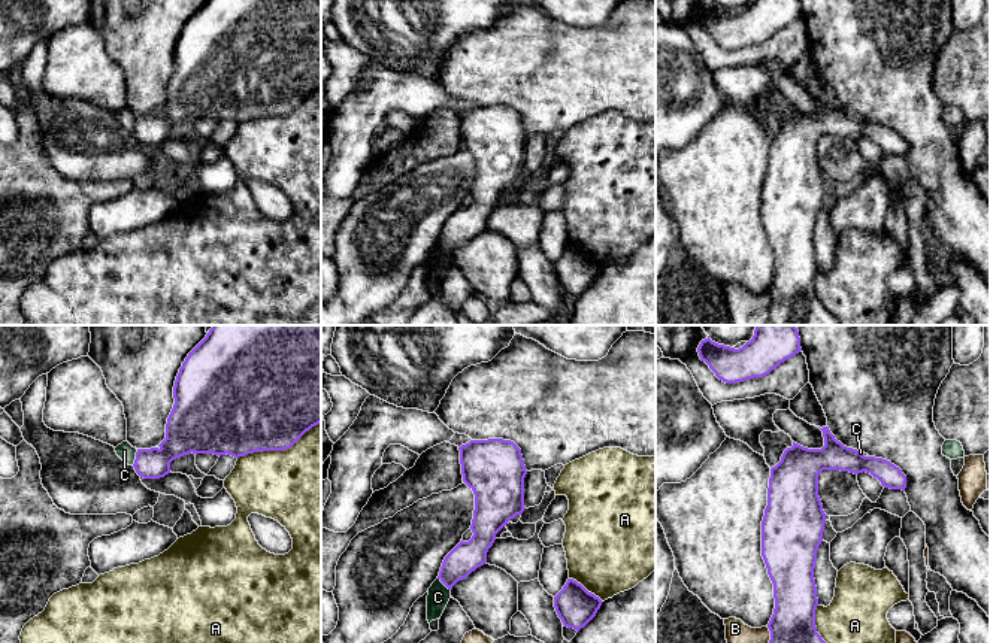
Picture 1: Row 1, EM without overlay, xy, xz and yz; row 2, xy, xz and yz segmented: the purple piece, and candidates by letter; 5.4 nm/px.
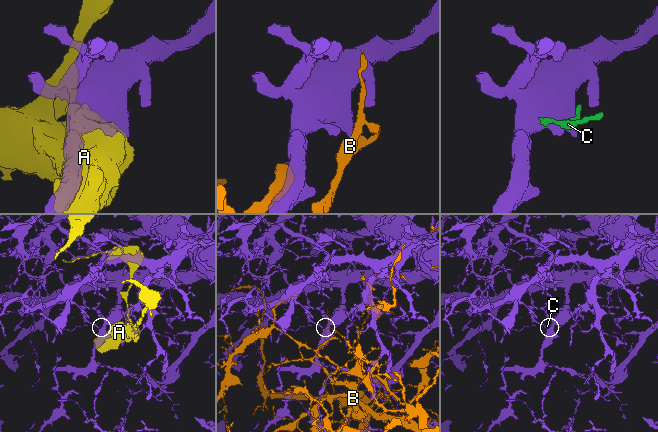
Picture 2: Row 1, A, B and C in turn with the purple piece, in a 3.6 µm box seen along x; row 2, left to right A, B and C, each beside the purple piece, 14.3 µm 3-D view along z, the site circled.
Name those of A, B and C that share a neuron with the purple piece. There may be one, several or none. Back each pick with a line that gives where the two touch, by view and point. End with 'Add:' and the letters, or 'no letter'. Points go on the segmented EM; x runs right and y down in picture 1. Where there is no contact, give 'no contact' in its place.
Add: no letter

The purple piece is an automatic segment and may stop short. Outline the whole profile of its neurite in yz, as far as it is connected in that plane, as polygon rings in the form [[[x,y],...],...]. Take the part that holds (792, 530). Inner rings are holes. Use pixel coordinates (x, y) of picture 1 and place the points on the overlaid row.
[[[829,427],[820,430],[824,437],[821,449],[793,442],[770,468],[762,521],[762,556],[775,598],[768,624],[769,643],[826,643],[815,627],[818,598],[814,568],[827,516],[818,497],[818,474],[823,470],[866,471],[884,488],[906,488],[906,476],[899,467],[844,446]]]

